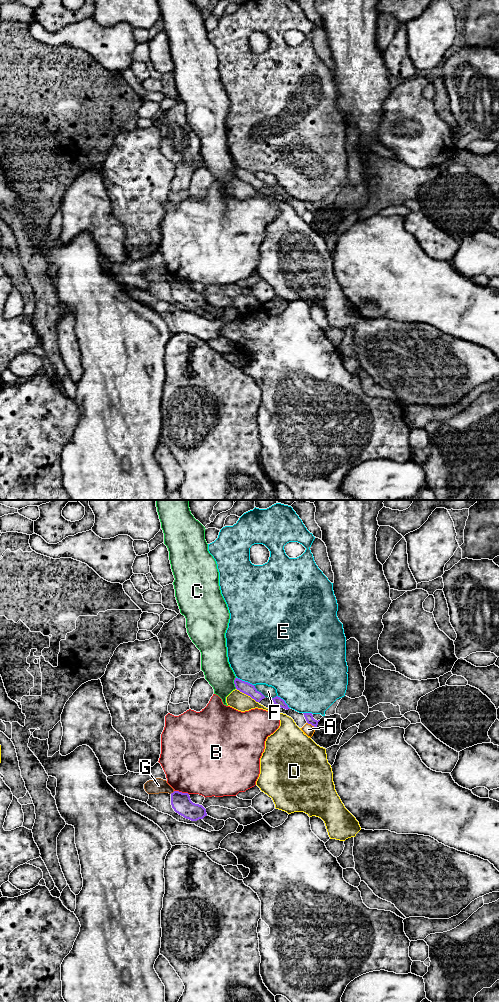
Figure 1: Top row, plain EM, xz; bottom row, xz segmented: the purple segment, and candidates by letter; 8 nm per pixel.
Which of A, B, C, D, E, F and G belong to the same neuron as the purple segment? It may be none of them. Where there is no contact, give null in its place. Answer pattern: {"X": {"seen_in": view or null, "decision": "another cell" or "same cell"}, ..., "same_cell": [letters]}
{"A": {"seen_in": "xz", "decision": "another cell"}, "B": {"seen_in": "xz", "decision": "another cell"}, "C": {"seen_in": "xz", "decision": "another cell"}, "D": {"seen_in": "xz", "decision": "another cell"}, "E": {"seen_in": "xz", "decision": "another cell"}, "F": {"seen_in": "xz", "decision": "another cell"}, "G": {"seen_in": "xz", "decision": "another cell"}, "same_cell": []}

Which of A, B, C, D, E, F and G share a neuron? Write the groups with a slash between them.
A / B / C / D / E / F / G

